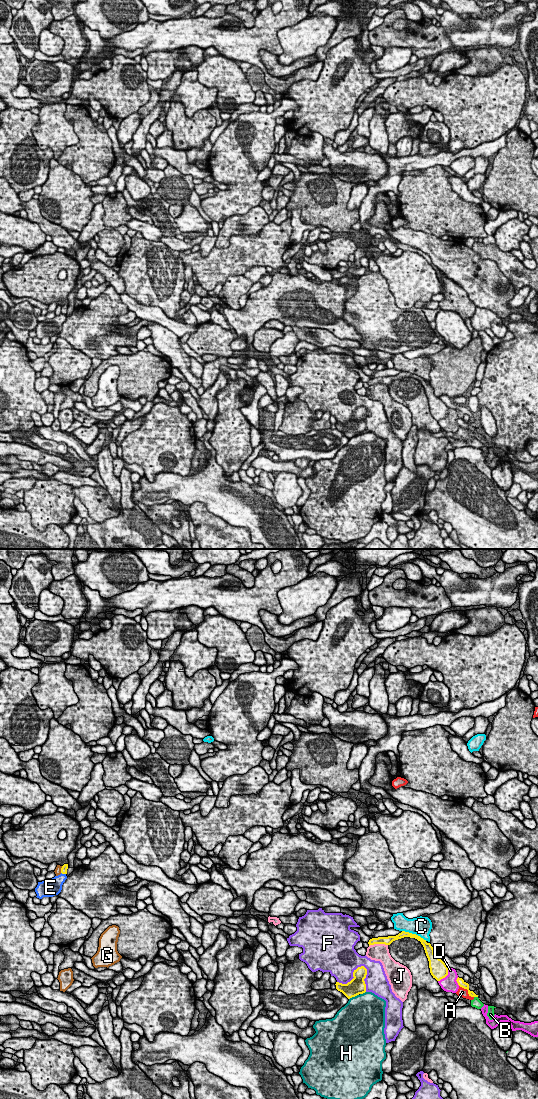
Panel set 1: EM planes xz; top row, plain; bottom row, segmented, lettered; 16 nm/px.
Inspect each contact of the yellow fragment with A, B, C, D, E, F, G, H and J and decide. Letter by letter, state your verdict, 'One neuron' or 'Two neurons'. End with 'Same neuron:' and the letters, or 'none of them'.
A: Two neurons
B: Two neurons
C: Two neurons
D: Two neurons
E: Two neurons
F: Two neurons
G: Two neurons
H: Two neurons
J: Two neurons
Same neuron: none of them

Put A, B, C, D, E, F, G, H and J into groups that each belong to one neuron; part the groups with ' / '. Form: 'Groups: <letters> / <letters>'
Groups: A B / C / D / E / F / G / H / J

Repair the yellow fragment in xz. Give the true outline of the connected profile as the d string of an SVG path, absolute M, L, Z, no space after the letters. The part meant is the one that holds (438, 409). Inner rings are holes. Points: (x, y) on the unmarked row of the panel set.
M402 371L396 376L372 378L369 380L368 384L369 386L374 385L374 384L390 385L393 381L404 378L404 377L415 378L421 382L421 384L424 387L426 396L428 398L430 413L433 416L433 418L435 418L437 421L440 421L441 419L445 418L448 415L448 407L441 399L439 399L434 394L434 389L431 386L431 384L427 383L426 380L424 380L423 378L421 378L420 376L416 374Z

